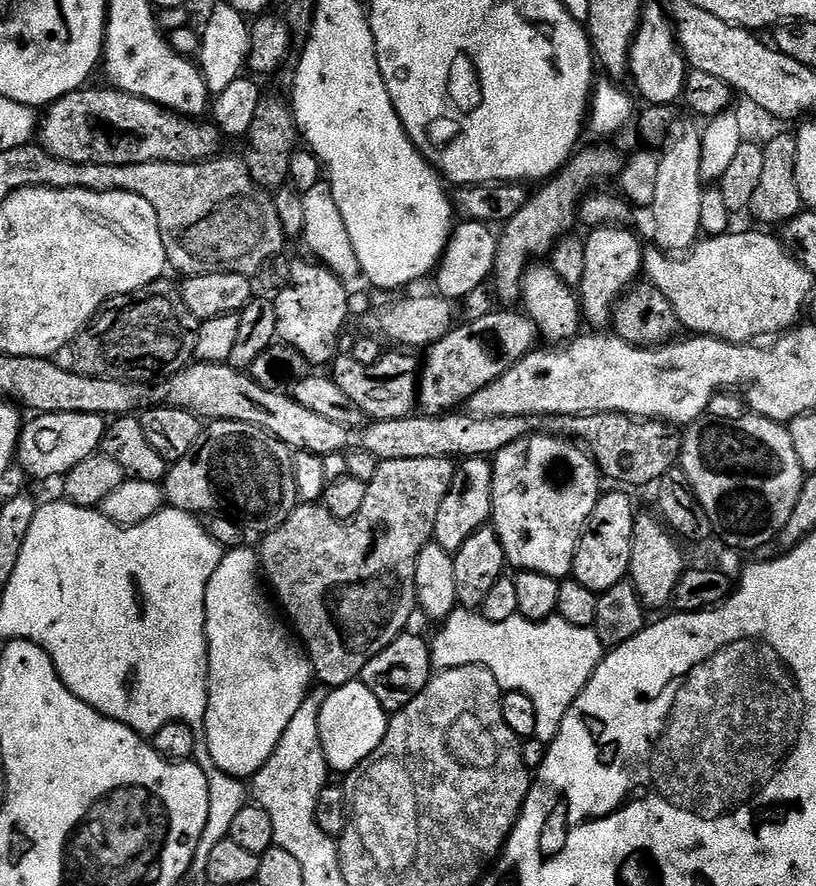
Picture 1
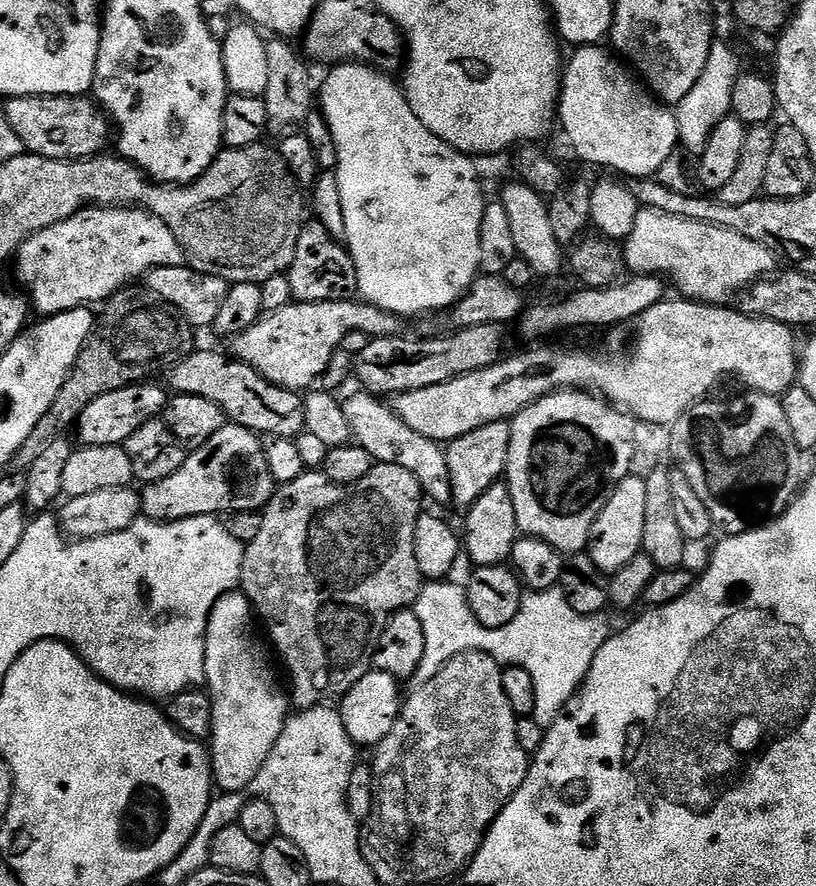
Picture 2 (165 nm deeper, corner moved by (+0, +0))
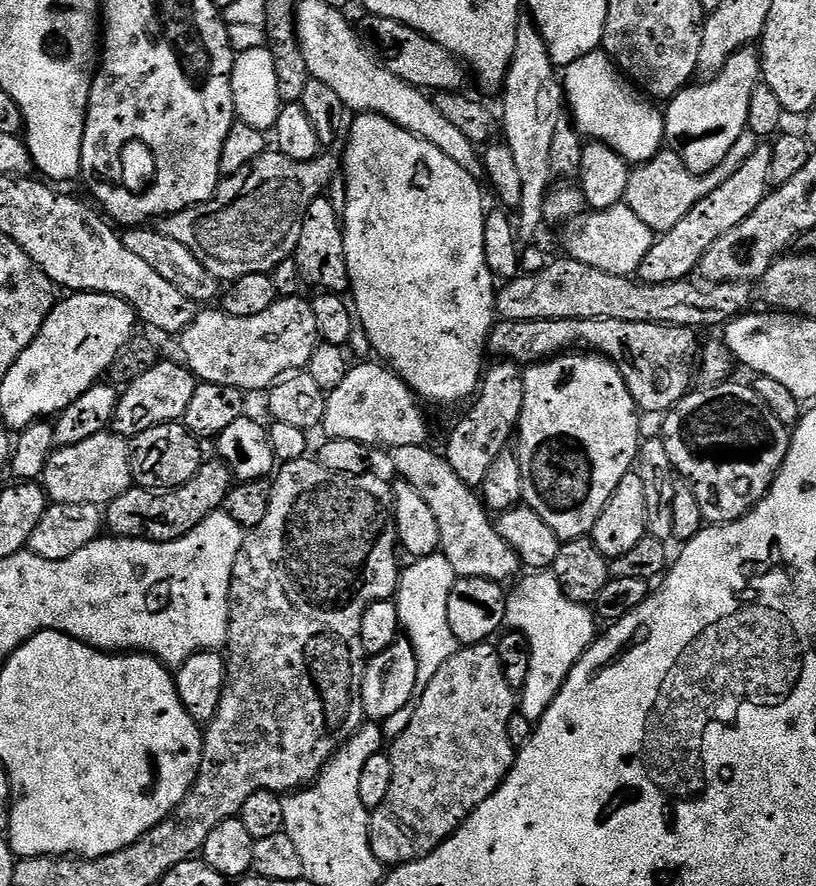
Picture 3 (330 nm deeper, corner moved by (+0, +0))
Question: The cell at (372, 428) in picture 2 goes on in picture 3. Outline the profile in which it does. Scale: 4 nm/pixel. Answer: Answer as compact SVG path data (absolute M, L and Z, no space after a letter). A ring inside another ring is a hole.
M423 444L402 446L391 449L390 456L399 479L414 486L414 490L422 494L426 506L434 510L434 518L438 518L442 555L450 562L457 577L473 576L508 582L516 571L521 571L520 555L502 538L483 499L462 482L458 474L454 474L447 458L430 449Z

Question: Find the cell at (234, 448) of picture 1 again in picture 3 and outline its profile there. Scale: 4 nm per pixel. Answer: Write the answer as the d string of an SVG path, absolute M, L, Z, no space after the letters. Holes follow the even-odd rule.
M213 458L200 465L198 474L190 482L186 482L180 488L171 490L149 490L139 486L133 486L129 492L114 498L114 502L106 508L106 528L113 537L126 540L154 540L163 542L177 540L190 530L194 530L205 520L210 513L217 511L228 497L228 489L233 487L234 477L232 471L219 459Z

